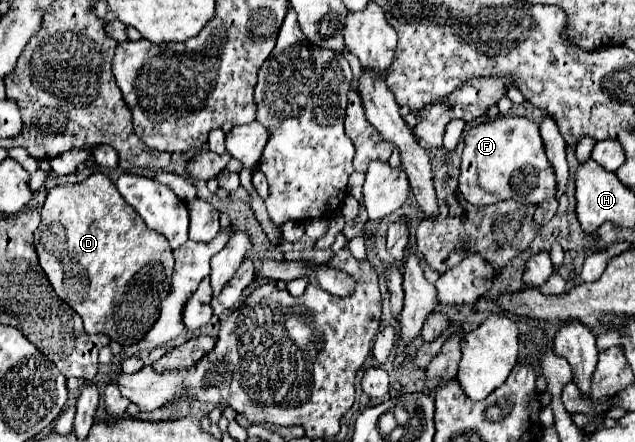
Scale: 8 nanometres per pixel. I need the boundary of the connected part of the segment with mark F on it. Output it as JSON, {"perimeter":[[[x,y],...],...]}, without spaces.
{"perimeter":[[[501,116],[477,124],[465,134],[459,190],[473,206],[487,206],[499,200],[539,204],[557,192],[555,172],[545,156],[539,126],[521,116]]]}

